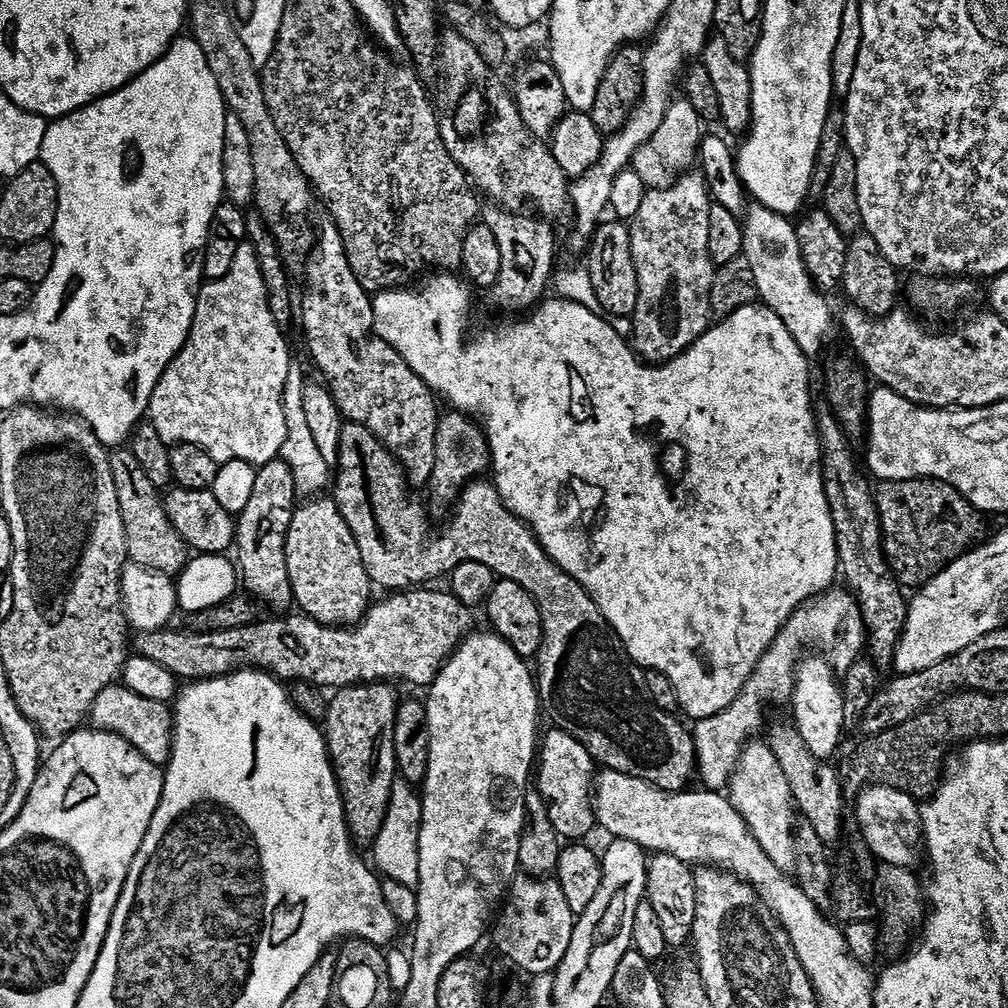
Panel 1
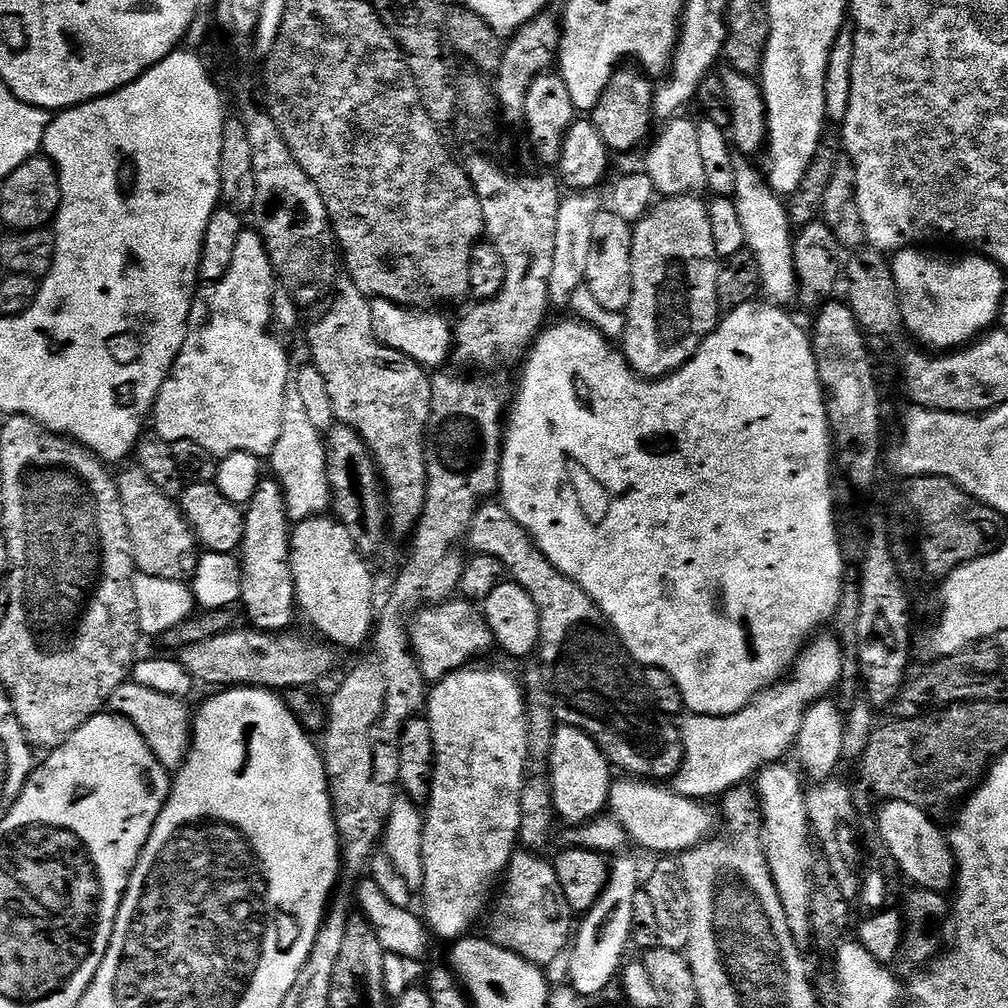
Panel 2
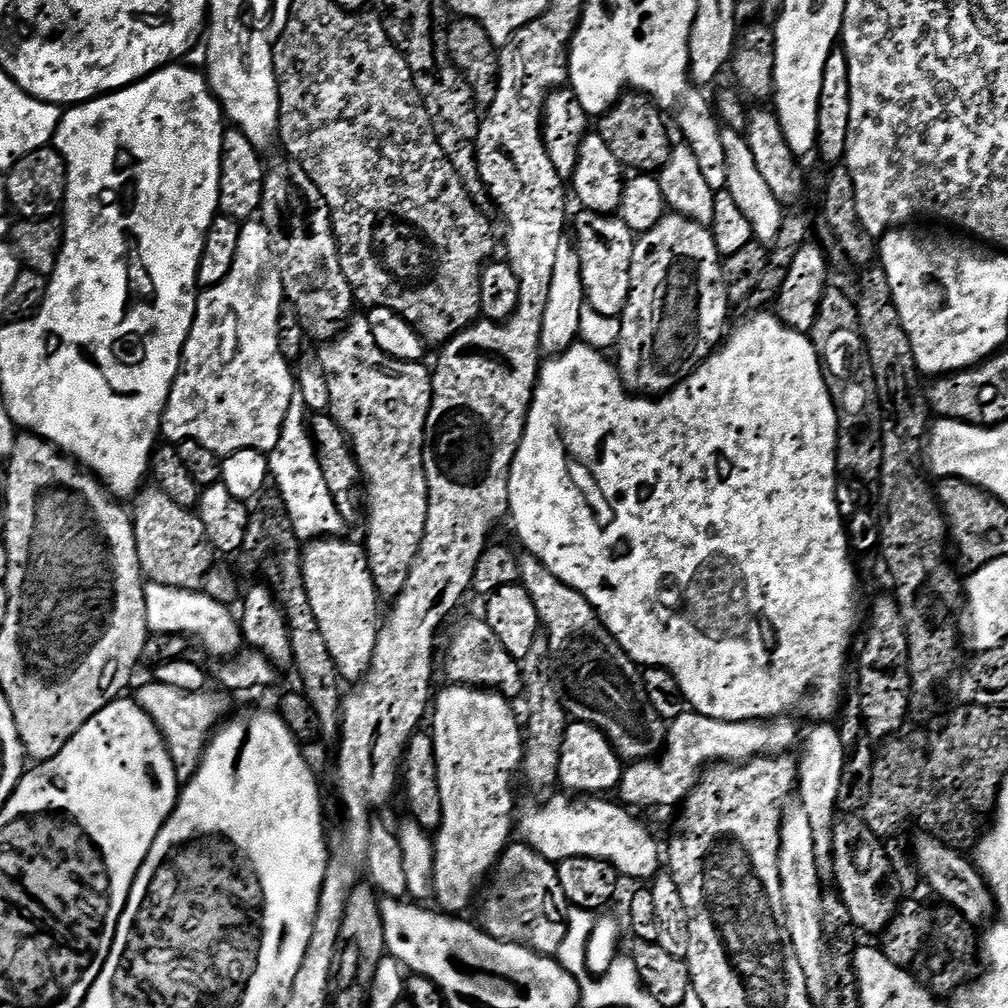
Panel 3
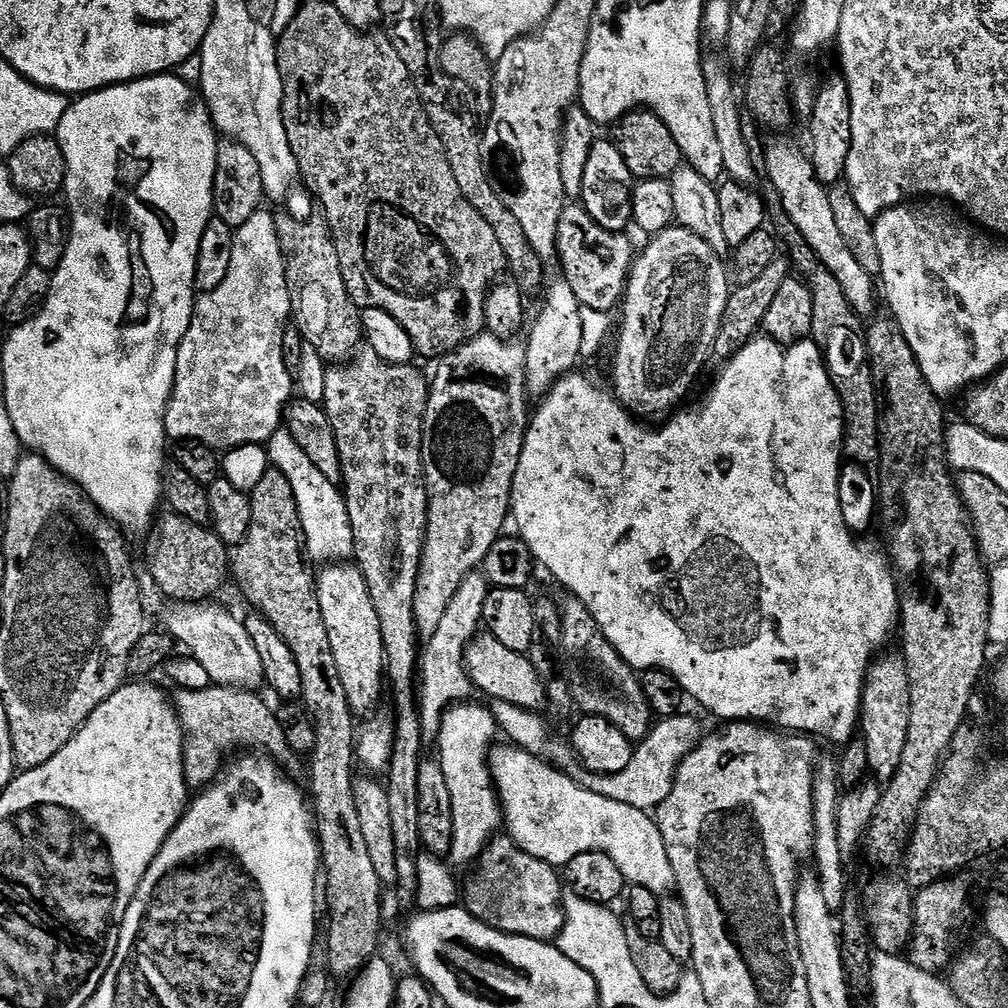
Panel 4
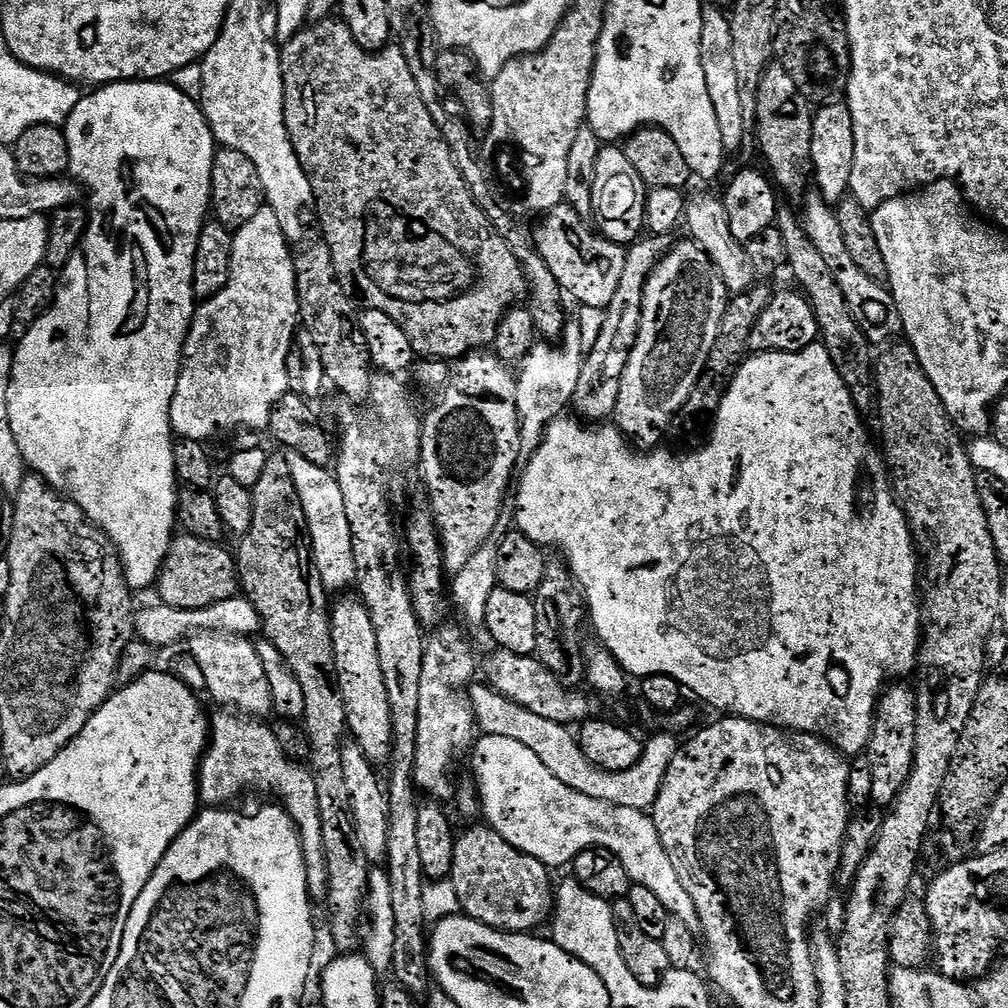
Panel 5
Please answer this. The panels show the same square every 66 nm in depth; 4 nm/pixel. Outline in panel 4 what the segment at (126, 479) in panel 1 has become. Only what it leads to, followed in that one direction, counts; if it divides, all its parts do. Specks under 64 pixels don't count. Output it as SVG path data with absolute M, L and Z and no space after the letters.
M169 511L164 517L159 517L155 525L156 537L152 540L152 580L160 587L164 596L169 596L169 601L182 603L204 602L219 590L230 576L230 548L224 544L212 531L211 527L195 524L178 514Z

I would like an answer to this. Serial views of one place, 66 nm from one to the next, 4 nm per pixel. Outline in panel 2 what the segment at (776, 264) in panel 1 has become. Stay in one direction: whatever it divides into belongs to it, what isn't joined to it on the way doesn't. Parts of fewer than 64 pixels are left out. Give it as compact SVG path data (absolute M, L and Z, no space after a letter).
M737 159L734 164L734 201L742 234L745 235L745 245L756 259L763 295L777 306L788 306L798 296L796 267L792 257L794 229L788 221L788 209L785 201L772 191L761 169L759 172L754 165L744 160L747 159Z

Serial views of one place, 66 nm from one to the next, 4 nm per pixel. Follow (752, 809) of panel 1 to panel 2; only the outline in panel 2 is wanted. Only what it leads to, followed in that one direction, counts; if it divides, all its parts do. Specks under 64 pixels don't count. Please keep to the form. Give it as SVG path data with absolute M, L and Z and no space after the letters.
M777 762L761 768L754 780L754 791L758 797L758 807L762 817L762 847L764 857L768 860L770 874L774 878L774 886L778 890L778 898L782 898L782 910L786 910L786 922L790 922L790 930L798 942L810 936L811 924L811 894L812 894L812 844L808 841L810 825L807 816L806 788L800 785L796 772L787 768L787 763Z

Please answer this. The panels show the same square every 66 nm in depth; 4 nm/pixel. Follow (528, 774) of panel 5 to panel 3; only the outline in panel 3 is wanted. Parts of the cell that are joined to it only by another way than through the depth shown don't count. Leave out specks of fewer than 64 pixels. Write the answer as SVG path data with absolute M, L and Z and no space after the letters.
M555 794L546 801L532 802L524 813L522 813L523 811L519 813L519 835L521 832L524 835L521 836L523 843L528 844L547 860L559 862L575 856L598 858L613 864L621 877L629 876L632 880L651 881L662 868L662 844L652 837L651 830L638 817L628 813L631 811L623 803L617 802L615 799L613 799L614 801L604 799L608 798L573 798L568 794Z

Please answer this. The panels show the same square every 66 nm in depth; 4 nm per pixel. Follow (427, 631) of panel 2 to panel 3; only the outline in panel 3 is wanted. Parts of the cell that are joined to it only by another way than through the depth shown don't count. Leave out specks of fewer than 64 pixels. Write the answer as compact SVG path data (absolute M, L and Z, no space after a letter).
M476 616L460 625L453 634L448 650L444 672L448 682L460 686L483 687L498 691L501 696L518 697L523 693L523 674L520 672L521 661L512 657L502 642L495 637L494 630L484 619Z

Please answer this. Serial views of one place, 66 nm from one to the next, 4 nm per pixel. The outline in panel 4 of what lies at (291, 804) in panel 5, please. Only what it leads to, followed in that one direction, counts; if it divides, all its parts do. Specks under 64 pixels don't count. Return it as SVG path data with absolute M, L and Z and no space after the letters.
M211 684L198 691L178 688L173 692L172 705L184 730L184 780L189 789L203 790L213 783L225 767L224 755L231 748L263 750L281 765L291 760L292 748L283 726L255 691Z

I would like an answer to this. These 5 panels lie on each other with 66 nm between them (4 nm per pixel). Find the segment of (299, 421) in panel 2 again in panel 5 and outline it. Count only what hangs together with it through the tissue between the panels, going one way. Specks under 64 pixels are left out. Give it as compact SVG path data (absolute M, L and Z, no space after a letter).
M287 451L285 453L293 475L294 486L302 501L306 513L309 536L311 538L312 555L316 557L316 565L323 586L330 594L355 585L357 571L354 565L353 539L350 537L350 522L347 521L346 506L343 505L341 487L338 486L335 473L329 469L315 466L300 454Z

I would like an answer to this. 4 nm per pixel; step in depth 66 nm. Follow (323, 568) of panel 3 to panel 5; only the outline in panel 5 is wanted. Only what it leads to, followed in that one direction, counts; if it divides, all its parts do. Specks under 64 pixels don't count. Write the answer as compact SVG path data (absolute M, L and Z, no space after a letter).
M357 597L344 598L331 607L331 640L334 642L338 684L343 694L348 732L373 766L387 765L392 758L393 719L378 655L378 638L369 612Z

